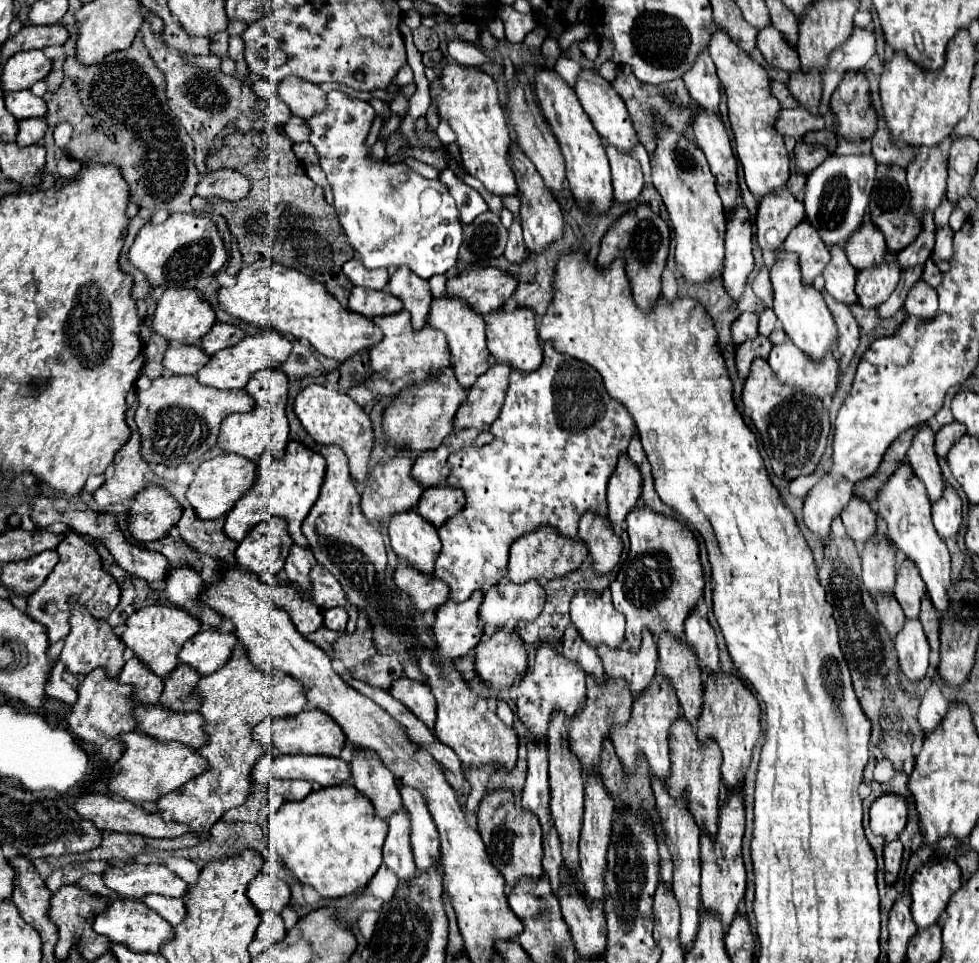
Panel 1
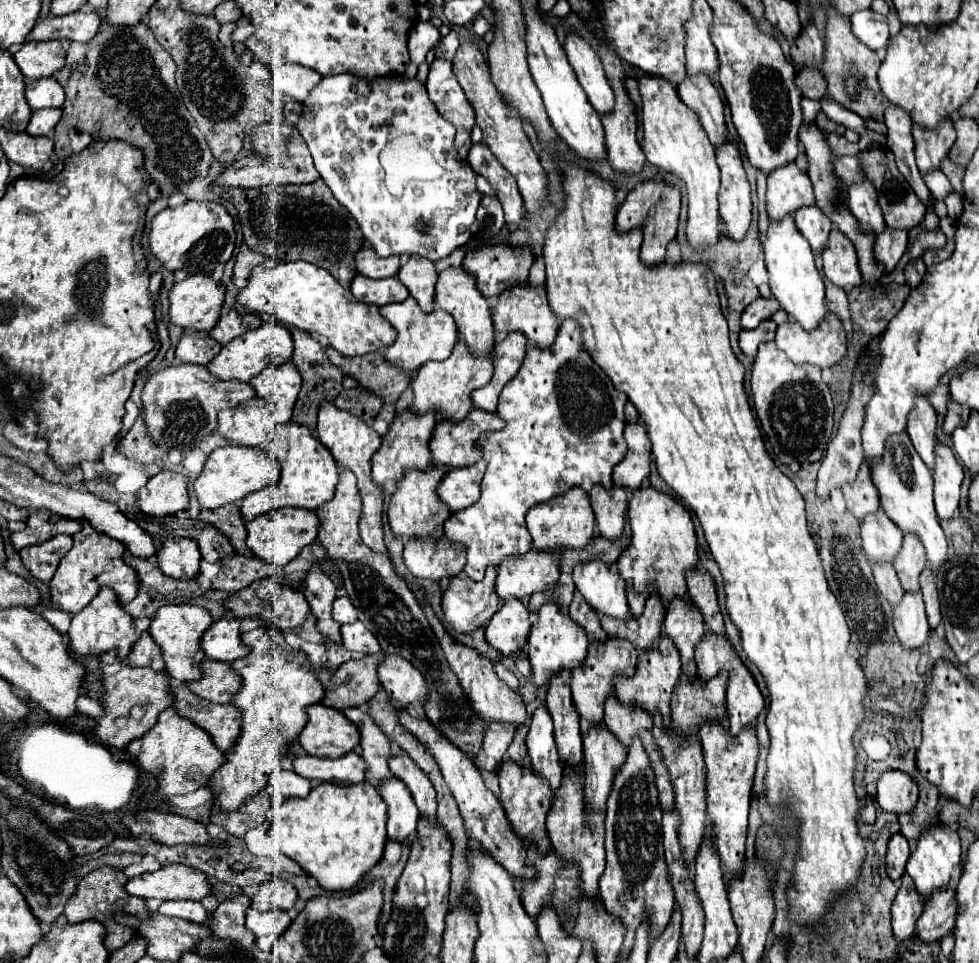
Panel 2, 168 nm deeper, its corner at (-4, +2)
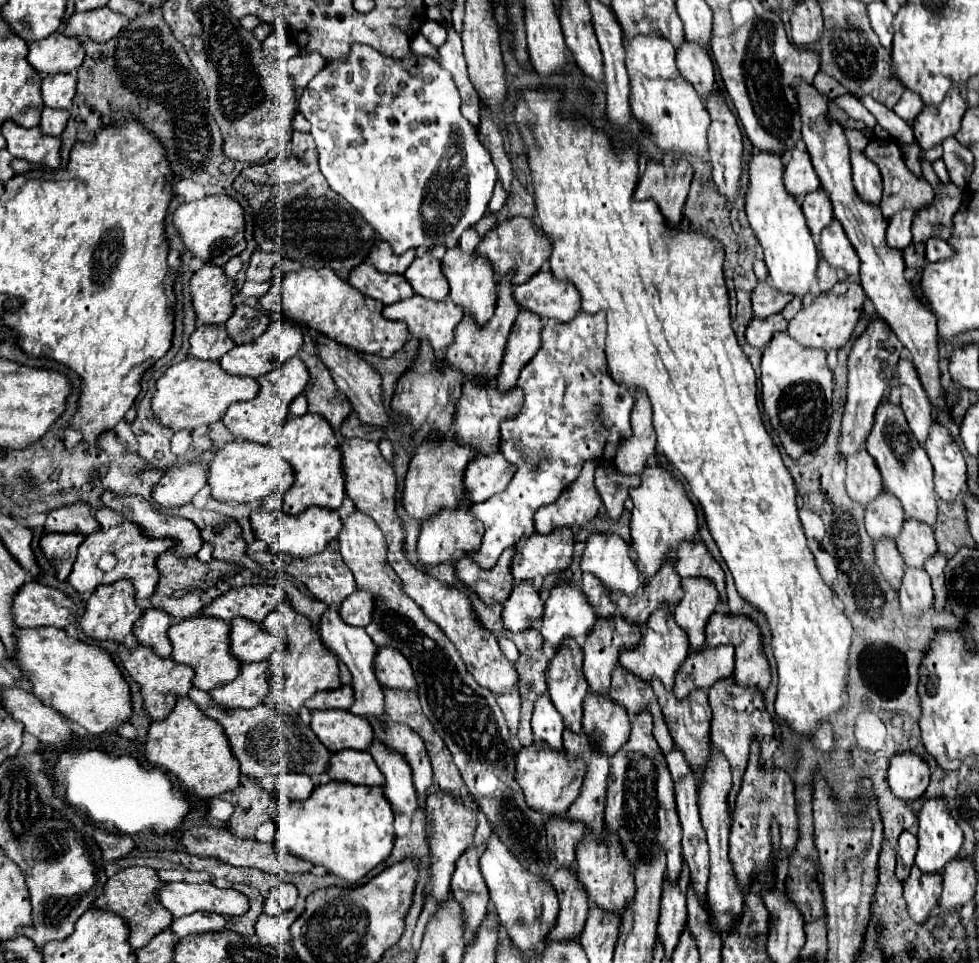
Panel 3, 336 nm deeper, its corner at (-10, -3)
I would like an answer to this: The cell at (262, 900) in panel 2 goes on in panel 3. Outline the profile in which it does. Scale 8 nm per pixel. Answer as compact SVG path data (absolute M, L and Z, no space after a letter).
M284 882L284 884L270 890L270 894L264 902L264 912L270 914L270 916L282 914L286 910L292 910L296 906L296 900L298 900L296 886L290 884L290 882Z

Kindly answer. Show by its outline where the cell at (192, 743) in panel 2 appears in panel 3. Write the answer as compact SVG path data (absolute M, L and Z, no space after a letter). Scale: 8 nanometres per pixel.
M180 698L166 720L150 724L144 742L144 758L152 766L176 776L178 782L198 798L220 796L234 790L240 782L240 764L230 752L222 726L212 718L206 718L190 698Z

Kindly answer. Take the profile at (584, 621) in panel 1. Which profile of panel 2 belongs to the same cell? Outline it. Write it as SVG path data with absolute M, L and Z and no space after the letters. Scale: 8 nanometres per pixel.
M592 559L592 563L578 563L574 571L574 585L600 615L618 619L626 619L630 615L626 583L620 579L616 567L612 571L612 567L608 563L600 563L600 559Z

